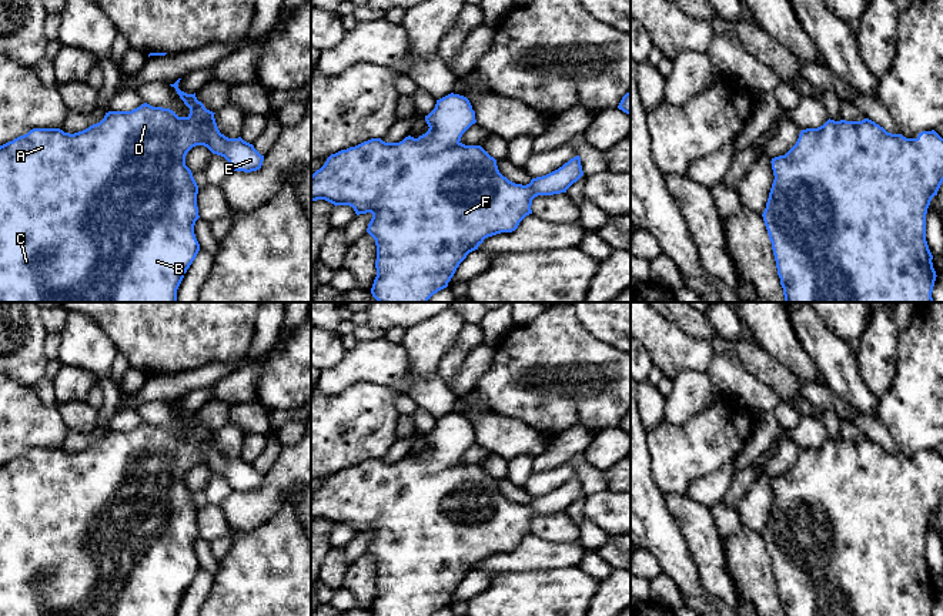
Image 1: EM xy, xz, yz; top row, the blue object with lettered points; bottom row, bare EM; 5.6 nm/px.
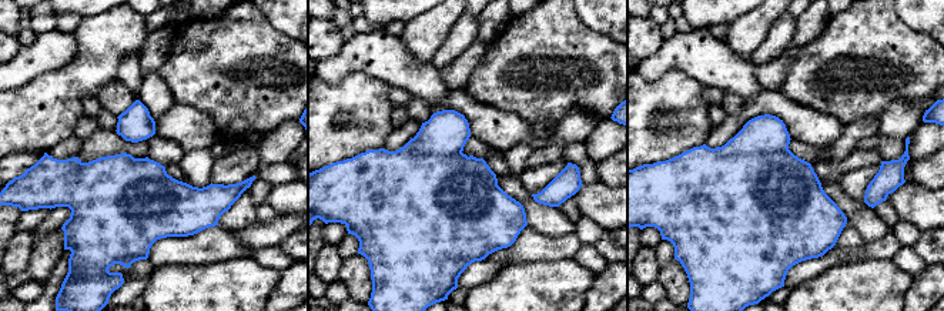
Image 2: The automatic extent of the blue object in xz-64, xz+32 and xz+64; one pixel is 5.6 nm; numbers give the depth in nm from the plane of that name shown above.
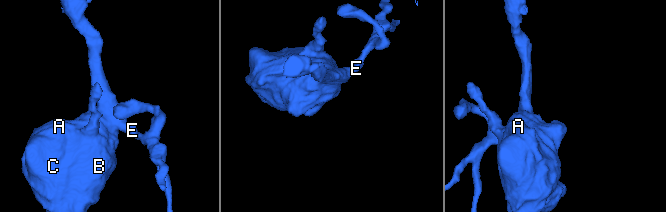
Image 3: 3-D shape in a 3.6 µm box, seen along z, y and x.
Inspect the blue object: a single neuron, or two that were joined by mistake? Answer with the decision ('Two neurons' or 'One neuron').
One neuron

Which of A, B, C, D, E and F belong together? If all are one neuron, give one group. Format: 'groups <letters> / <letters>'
groups A B C D E F

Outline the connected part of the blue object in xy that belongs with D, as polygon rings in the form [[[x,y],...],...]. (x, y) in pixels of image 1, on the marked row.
[[[178,78],[174,84],[170,84],[175,88],[180,98],[190,108],[190,114],[187,117],[178,117],[173,110],[163,107],[153,107],[147,103],[131,111],[108,111],[104,118],[90,125],[88,128],[70,134],[64,133],[60,128],[33,128],[27,134],[14,138],[3,145],[0,145],[0,302],[177,302],[177,289],[184,278],[184,274],[195,260],[200,244],[194,234],[195,221],[200,218],[198,207],[197,207],[197,194],[198,185],[193,177],[191,170],[185,165],[187,153],[195,145],[207,147],[213,154],[224,157],[234,171],[251,173],[261,168],[264,155],[261,155],[253,144],[244,141],[241,137],[228,138],[220,133],[213,111],[207,110],[201,101],[197,100],[195,93],[187,94],[178,88]]]

